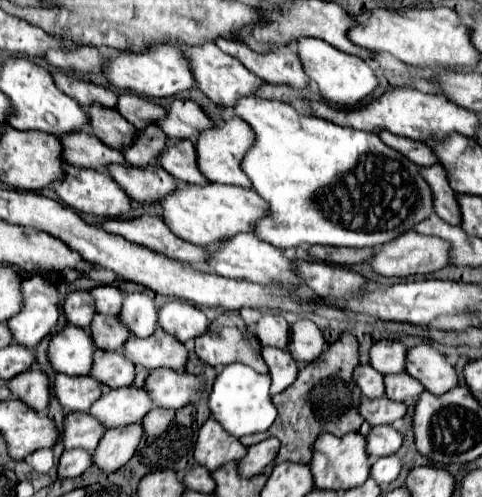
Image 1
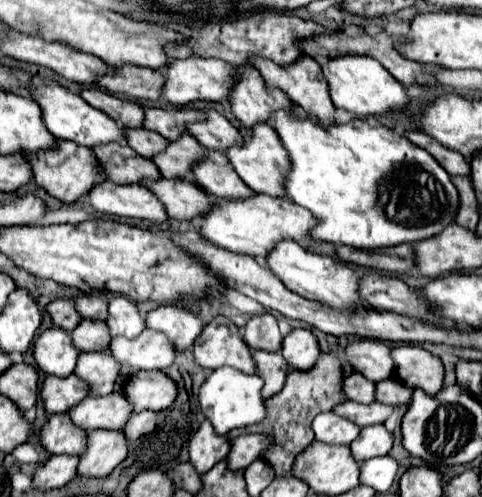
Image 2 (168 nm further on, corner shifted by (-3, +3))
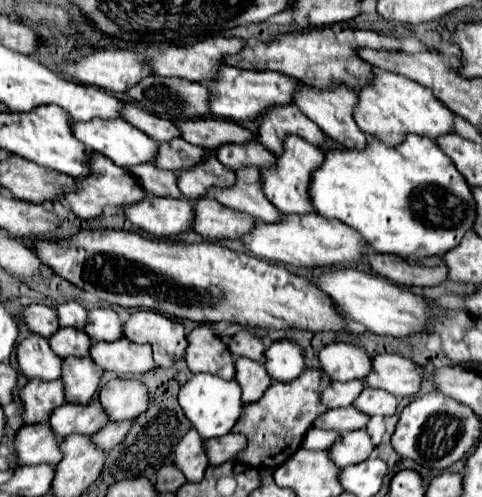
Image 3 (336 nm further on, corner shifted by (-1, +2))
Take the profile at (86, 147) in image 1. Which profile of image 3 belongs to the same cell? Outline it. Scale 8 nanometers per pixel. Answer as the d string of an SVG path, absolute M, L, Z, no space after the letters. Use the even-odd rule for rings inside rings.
M135 165L129 169L143 185L149 195L155 197L173 197L183 199L183 193L177 189L177 175L163 171L155 165Z

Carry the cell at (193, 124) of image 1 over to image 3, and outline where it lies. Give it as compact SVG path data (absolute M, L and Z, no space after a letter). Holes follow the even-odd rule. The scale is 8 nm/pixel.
M245 143L245 145L221 145L217 149L217 157L219 161L231 169L237 171L241 169L241 165L253 165L253 167L261 167L261 165L273 165L273 153L269 153L261 143Z

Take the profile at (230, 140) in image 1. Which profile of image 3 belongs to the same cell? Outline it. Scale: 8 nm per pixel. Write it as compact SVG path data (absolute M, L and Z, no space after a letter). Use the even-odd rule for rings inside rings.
M289 135L283 147L285 151L281 157L277 157L277 167L261 169L265 195L281 213L315 213L313 205L309 205L309 177L313 175L313 169L325 161L323 151L297 135Z

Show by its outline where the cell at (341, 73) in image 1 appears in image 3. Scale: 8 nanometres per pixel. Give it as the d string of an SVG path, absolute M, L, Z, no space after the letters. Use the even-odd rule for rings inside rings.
M375 71L375 81L359 91L359 105L355 109L355 121L367 135L379 137L385 145L401 145L405 135L415 133L437 141L441 135L455 131L455 113L441 103L427 87L389 71Z

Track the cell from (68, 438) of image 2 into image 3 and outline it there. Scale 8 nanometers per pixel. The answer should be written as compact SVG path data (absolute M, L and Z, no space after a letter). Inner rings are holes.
M49 423L23 425L15 433L15 455L19 465L57 465L61 461L61 439L53 435Z

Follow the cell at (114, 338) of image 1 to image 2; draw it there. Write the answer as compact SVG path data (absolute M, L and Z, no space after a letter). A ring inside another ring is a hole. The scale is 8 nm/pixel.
M83 320L71 332L73 344L83 352L103 352L111 346L111 332L103 320Z

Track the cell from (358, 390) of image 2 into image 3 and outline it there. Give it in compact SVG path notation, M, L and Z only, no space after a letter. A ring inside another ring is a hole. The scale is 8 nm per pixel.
M333 381L329 387L323 389L321 403L327 405L327 409L349 407L361 391L363 391L363 381L345 381L345 383Z

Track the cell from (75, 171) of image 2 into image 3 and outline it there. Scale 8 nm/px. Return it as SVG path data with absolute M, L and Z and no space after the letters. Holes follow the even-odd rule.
M91 153L89 167L93 169L91 175L77 181L79 191L65 195L65 199L69 201L69 205L71 205L71 209L73 209L73 213L75 213L77 217L81 217L81 219L85 219L85 221L101 219L105 207L121 209L121 207L125 207L125 205L133 205L133 203L145 201L145 199L149 197L149 195L145 193L145 189L139 185L139 181L137 181L127 169L117 167L113 161L101 157L101 153Z

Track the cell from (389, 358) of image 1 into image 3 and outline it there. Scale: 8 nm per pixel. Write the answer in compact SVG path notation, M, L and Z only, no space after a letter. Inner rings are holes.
M329 343L319 351L321 371L333 381L363 379L371 371L369 355L351 343Z

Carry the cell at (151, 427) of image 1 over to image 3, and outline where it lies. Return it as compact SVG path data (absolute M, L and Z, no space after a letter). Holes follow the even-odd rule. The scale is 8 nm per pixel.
M117 421L117 423L109 423L105 425L105 429L99 429L91 441L95 441L97 447L101 447L101 451L111 451L117 443L121 443L125 439L125 435L129 433L131 421Z

